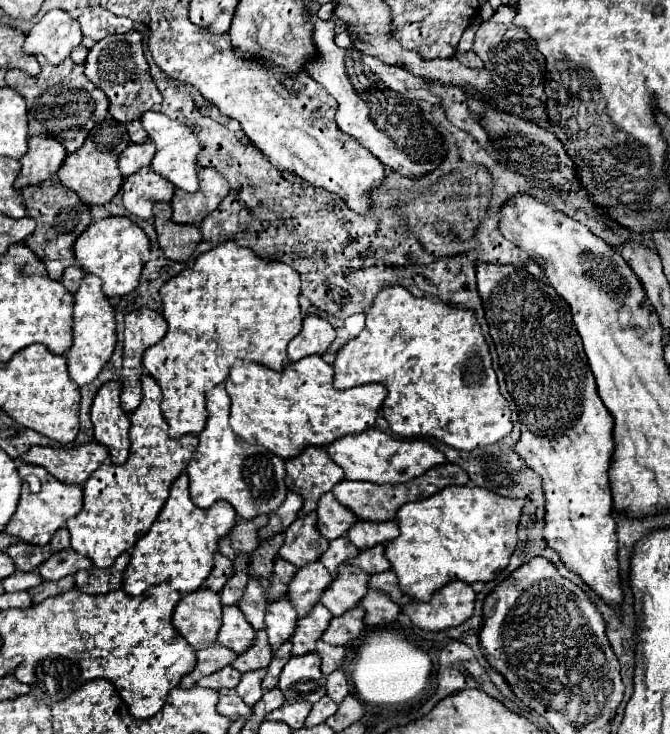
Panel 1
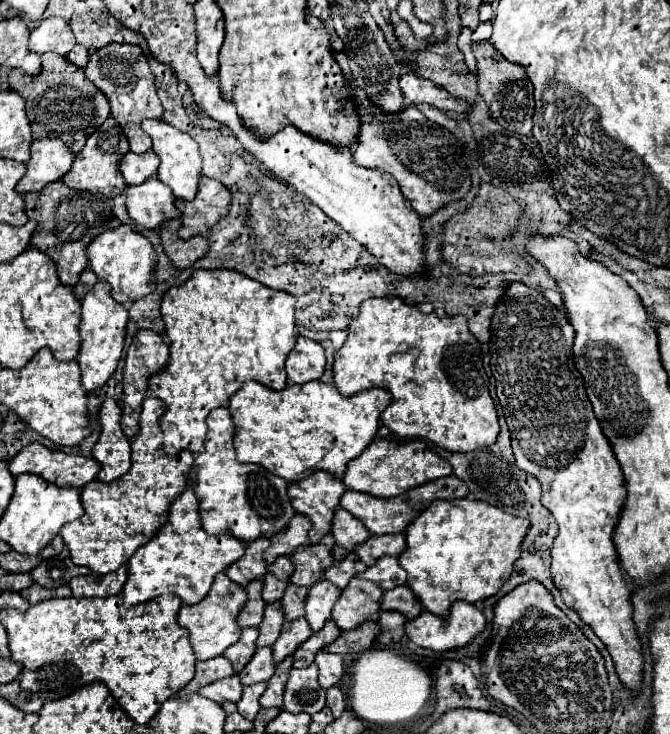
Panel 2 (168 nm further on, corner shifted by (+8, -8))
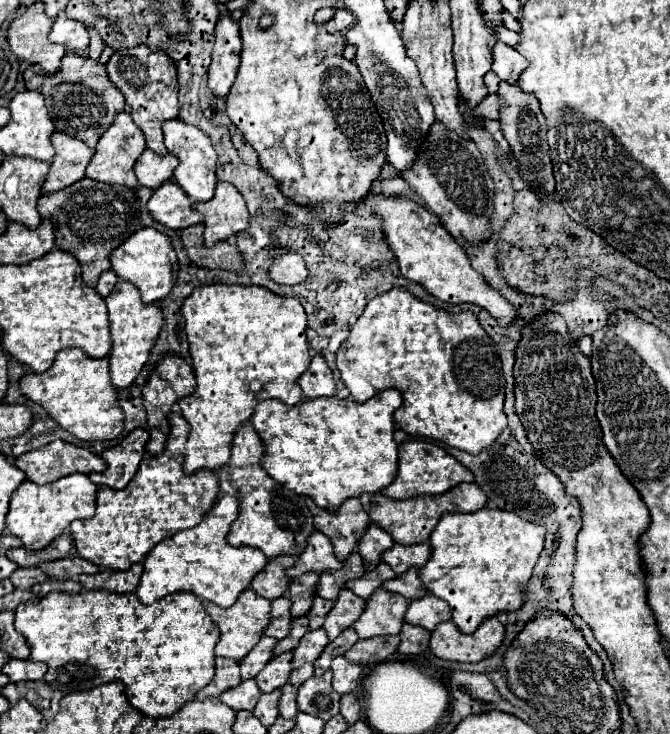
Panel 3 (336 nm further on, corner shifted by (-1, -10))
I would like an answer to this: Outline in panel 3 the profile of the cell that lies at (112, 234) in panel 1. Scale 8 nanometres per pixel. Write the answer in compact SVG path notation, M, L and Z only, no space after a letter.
M156 228L138 230L120 248L116 248L112 252L110 262L112 262L112 270L120 278L132 282L140 290L144 302L156 302L156 300L168 296L172 286L176 284L176 276L174 276L174 270L176 270L176 264L178 264L176 252L170 244L170 238L164 232L158 232Z

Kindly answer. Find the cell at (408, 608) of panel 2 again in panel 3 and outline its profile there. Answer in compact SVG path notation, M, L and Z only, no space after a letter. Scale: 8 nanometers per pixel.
M428 594L420 600L412 600L406 612L406 622L420 626L428 632L432 632L440 622L448 622L452 620L450 616L450 608L444 600Z

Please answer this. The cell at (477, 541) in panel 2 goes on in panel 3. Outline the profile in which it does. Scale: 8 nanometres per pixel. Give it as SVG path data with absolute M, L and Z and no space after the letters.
M478 510L472 514L444 514L430 534L432 560L420 568L420 578L426 588L450 604L454 624L464 632L472 634L486 618L498 612L512 612L524 604L524 588L532 578L532 568L544 548L546 528L522 520L520 516L506 510Z

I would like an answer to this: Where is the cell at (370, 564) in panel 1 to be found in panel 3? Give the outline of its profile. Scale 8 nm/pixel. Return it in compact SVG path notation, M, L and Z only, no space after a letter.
M410 568L406 574L394 578L394 580L388 580L384 582L382 586L384 590L388 592L396 592L396 594L402 594L404 598L408 600L416 600L416 598L424 598L428 594L428 590L424 588L420 576L418 576L418 570L416 568Z

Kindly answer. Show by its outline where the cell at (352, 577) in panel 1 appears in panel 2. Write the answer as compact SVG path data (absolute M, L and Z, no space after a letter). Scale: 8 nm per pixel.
M351 578L347 588L341 590L341 596L333 606L331 618L341 630L351 630L367 620L375 622L379 618L381 596L383 590L373 582Z

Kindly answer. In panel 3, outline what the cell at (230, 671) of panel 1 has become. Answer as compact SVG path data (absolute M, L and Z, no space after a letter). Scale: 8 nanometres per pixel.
M244 680L242 684L238 684L236 688L226 690L220 700L224 704L228 704L232 710L252 710L260 698L260 688L256 684L256 680Z

